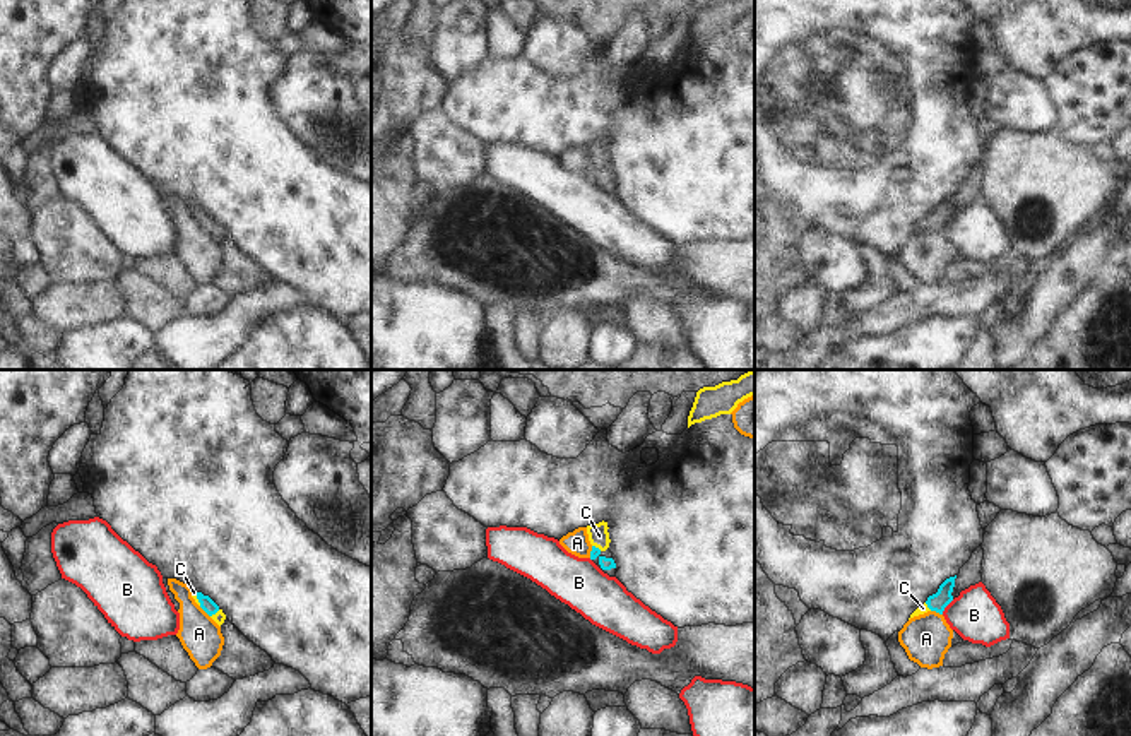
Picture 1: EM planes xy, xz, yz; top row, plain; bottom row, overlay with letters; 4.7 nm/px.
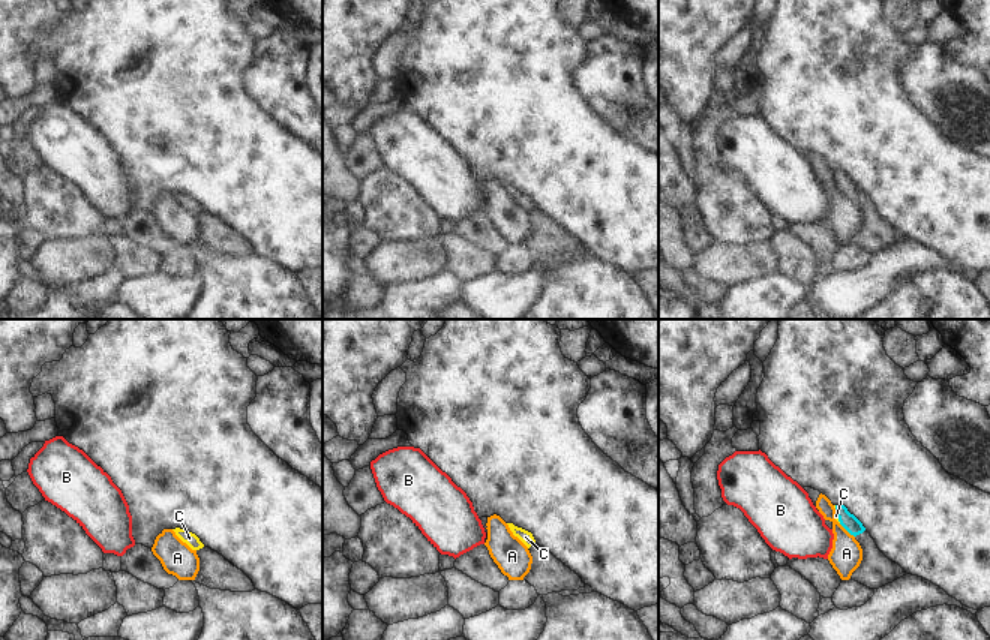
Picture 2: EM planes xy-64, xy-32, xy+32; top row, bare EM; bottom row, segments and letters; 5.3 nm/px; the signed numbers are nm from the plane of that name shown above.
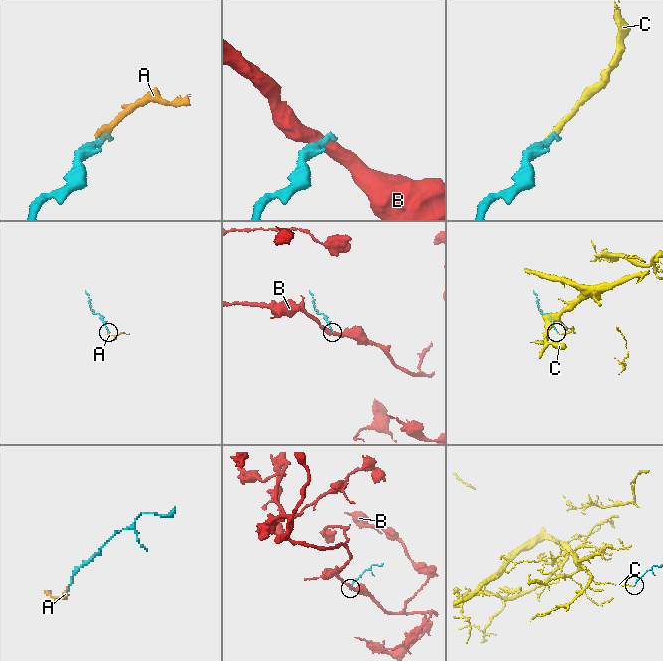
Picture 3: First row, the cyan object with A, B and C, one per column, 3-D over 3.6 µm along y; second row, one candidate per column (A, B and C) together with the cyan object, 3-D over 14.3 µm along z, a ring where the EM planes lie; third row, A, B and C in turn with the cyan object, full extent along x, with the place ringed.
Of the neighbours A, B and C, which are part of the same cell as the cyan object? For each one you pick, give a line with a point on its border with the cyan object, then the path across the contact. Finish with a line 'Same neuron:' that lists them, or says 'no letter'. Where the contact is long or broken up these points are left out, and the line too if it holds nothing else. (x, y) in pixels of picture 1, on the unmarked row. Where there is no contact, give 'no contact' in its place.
C: contact xz (598, 165); way xz (606, 180), (598, 165), (598, 149)
Same neuron: C

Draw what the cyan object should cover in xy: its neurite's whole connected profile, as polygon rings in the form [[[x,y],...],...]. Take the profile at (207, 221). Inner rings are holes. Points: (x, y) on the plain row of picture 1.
[[[192,207],[192,214],[219,243],[224,240],[226,231],[209,212]]]

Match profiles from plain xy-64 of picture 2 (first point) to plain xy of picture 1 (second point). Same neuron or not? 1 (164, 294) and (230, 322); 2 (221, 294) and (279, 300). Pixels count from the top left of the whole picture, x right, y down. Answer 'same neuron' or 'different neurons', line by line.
1: same neuron
2: different neurons

